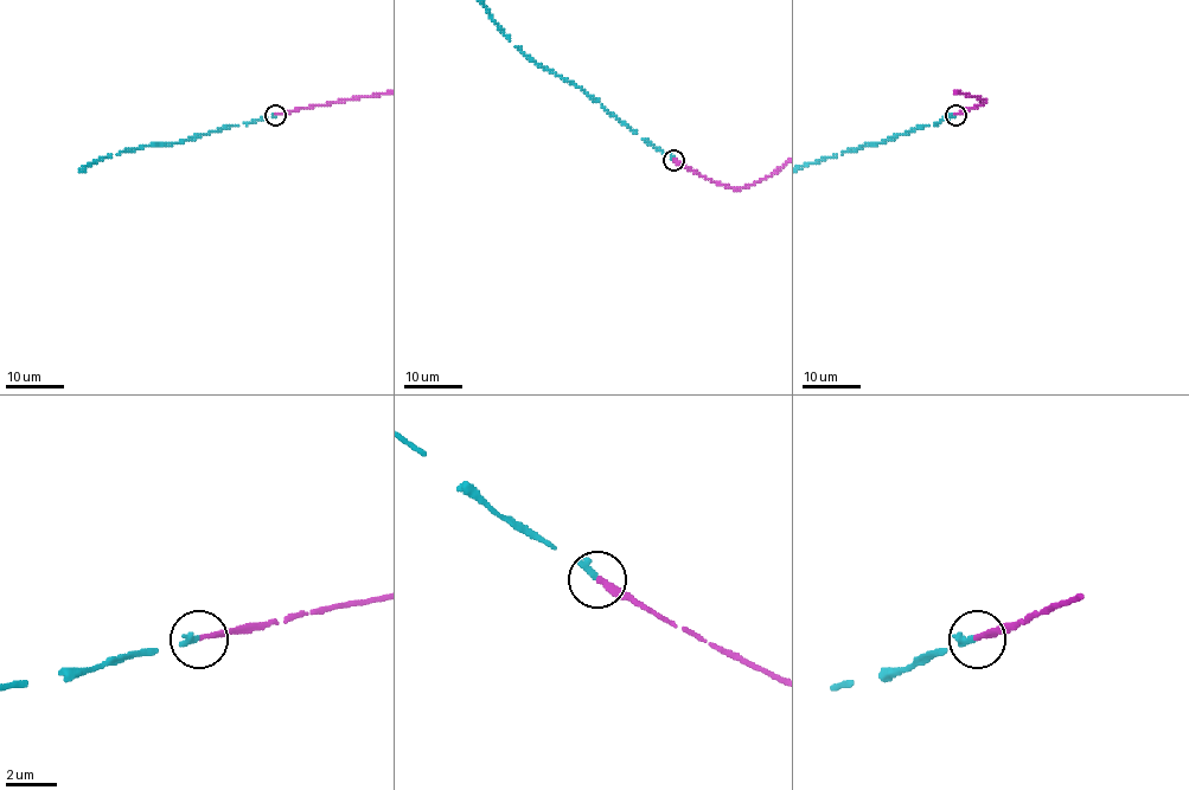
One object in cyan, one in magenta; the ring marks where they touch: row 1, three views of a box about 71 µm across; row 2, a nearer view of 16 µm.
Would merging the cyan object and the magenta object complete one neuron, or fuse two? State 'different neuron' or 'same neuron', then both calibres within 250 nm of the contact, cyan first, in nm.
same neuron | 240/200 nm

